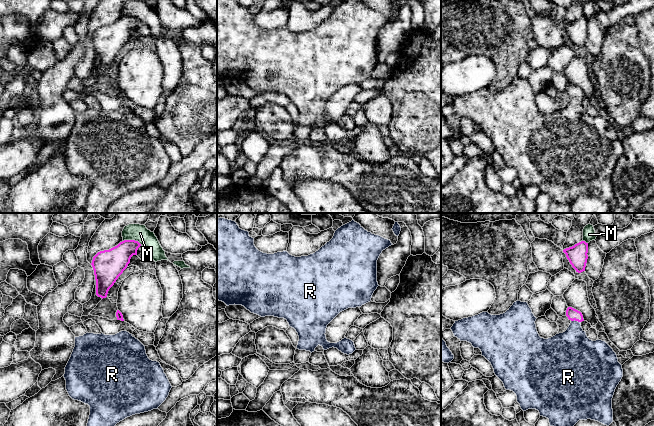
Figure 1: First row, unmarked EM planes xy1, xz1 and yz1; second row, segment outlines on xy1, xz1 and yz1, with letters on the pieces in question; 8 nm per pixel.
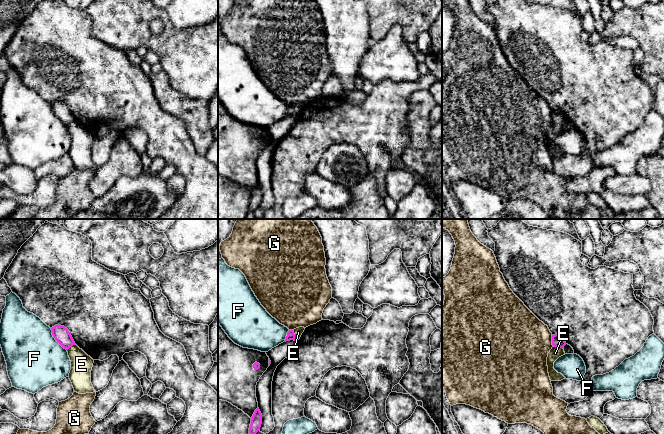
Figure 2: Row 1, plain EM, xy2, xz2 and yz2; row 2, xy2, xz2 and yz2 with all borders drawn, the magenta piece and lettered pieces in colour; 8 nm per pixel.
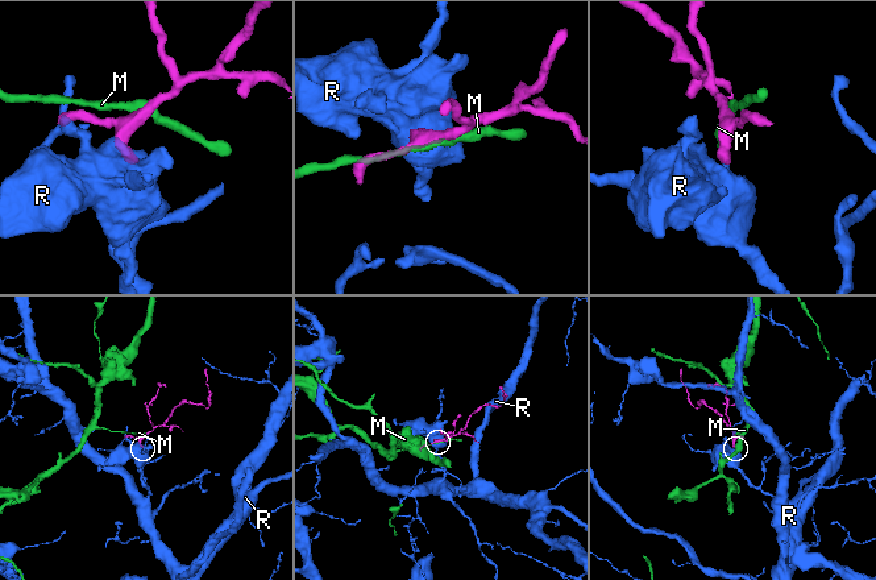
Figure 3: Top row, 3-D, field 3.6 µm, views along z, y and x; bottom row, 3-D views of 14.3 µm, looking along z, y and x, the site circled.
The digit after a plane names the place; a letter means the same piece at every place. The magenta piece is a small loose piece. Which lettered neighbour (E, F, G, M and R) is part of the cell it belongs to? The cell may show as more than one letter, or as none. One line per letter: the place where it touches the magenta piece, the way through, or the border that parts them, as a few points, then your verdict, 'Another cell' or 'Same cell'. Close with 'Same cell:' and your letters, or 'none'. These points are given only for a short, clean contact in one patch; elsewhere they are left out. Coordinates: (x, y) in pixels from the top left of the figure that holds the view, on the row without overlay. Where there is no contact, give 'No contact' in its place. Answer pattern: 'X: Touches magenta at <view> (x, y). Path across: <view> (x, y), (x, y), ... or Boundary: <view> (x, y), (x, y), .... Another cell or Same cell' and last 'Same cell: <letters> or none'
E: Touches magenta at xz2 (294, 111). Boundary: xz2 (292, 106), (295, 116). Another cell
F: Touches magenta at xy2 (55, 115). Another cell
G: Touches magenta at yz2 (552, 116). Another cell
M: Touches magenta at xy1 (132, 16). Boundary: xy1 (123, 16), (137, 16), (141, 20). Another cell
R: Touches magenta at yz1 (576, 96). Path across: yz1 (572, 90), (576, 96), (572, 126). Same cell
Same cell: R

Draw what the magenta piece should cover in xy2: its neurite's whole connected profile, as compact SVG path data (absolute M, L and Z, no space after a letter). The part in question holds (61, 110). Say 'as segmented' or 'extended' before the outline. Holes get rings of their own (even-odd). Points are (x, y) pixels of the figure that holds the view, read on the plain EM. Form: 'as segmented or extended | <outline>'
as segmented | M55 101L51 104L55 116L66 126L75 121L75 118L67 104Z

